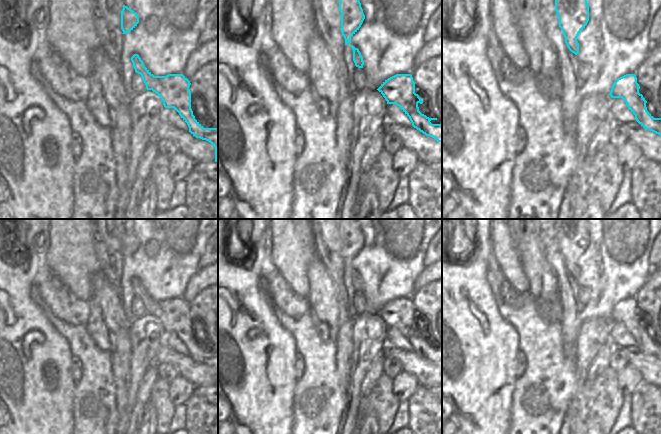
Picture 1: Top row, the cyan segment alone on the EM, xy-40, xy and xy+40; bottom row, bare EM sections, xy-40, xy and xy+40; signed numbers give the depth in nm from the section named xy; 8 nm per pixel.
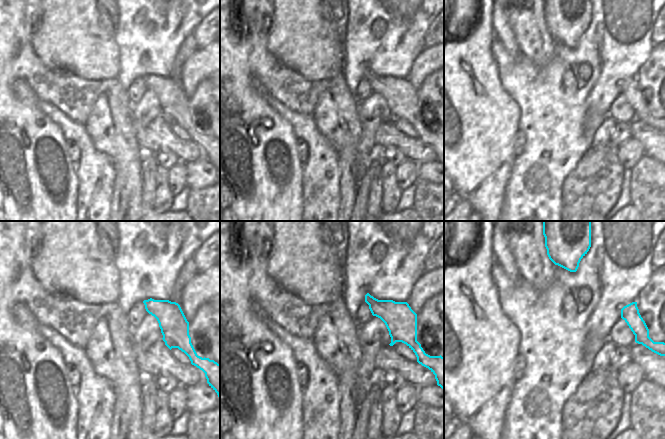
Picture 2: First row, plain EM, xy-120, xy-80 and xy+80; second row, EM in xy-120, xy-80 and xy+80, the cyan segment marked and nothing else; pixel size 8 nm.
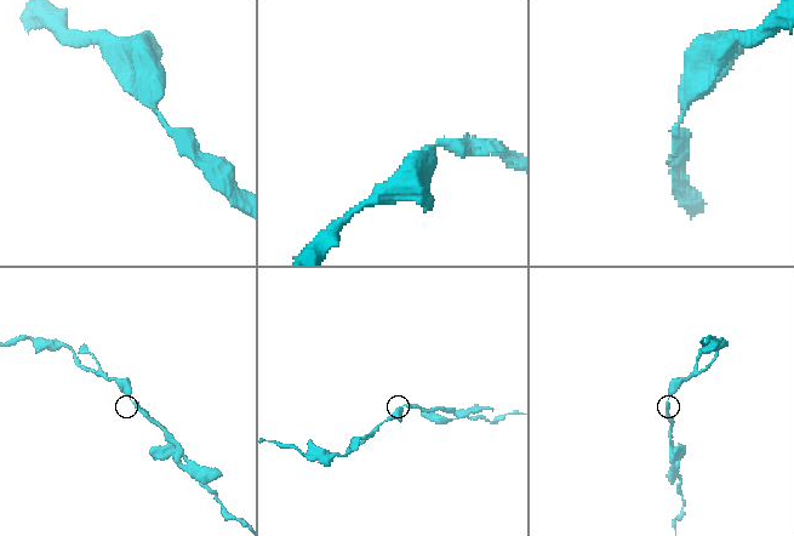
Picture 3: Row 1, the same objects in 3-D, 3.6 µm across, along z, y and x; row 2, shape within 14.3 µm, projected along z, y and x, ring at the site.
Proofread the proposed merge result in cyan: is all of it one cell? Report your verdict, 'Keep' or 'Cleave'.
Keep

